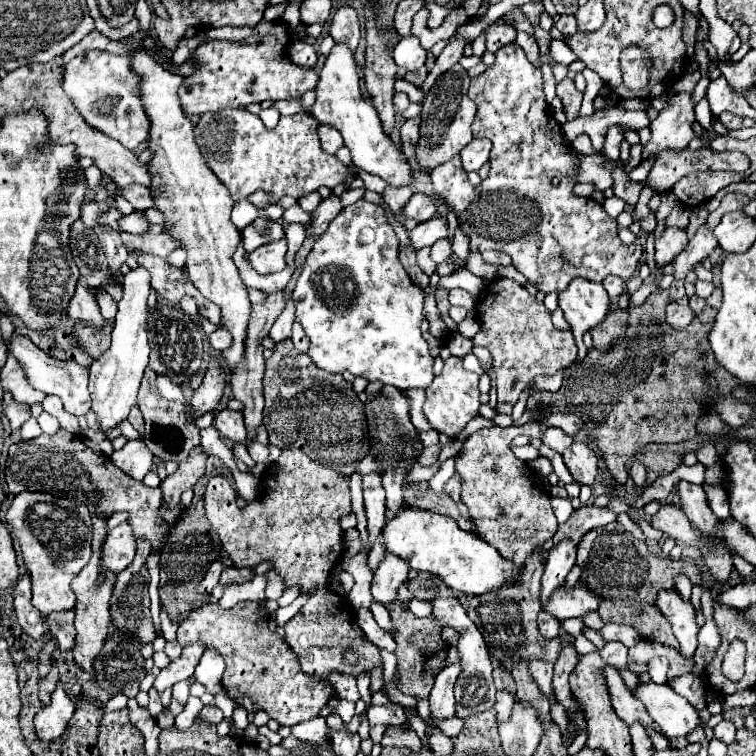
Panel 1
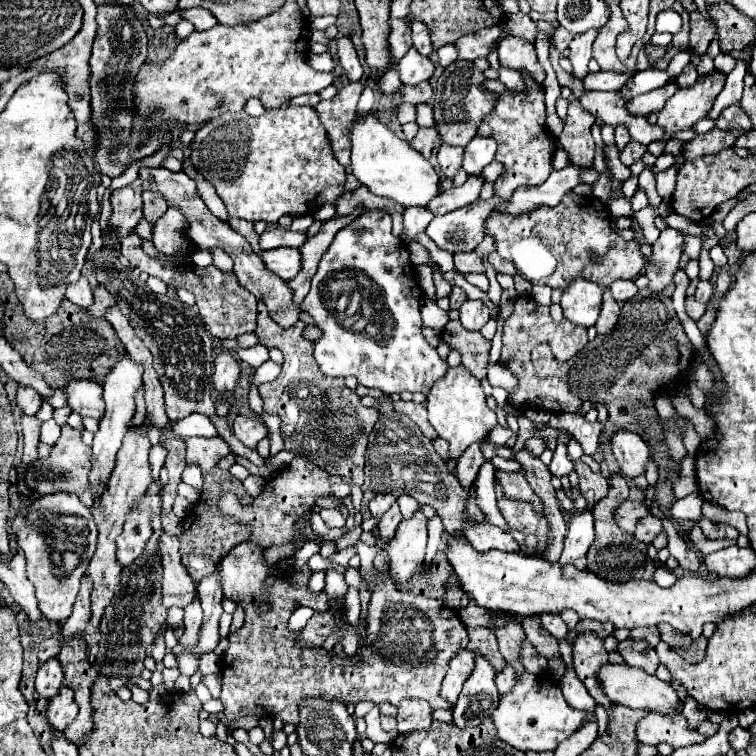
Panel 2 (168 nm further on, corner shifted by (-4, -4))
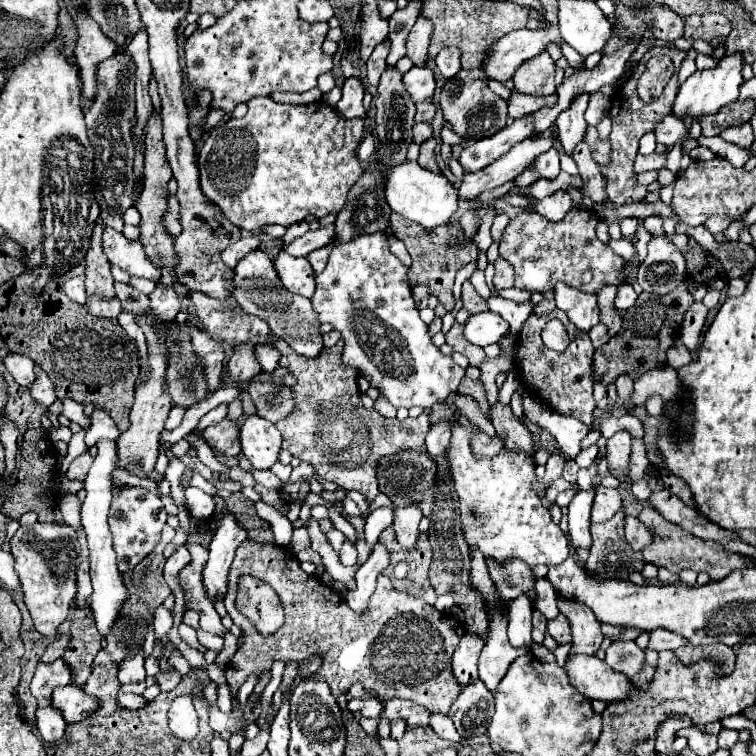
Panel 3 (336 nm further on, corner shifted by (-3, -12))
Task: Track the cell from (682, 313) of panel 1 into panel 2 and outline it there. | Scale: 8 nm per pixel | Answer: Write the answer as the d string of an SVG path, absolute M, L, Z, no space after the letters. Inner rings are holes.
M687 298L685 308L687 308L687 314L689 314L693 320L699 320L699 318L703 316L703 312L705 312L705 304L695 302L695 298Z

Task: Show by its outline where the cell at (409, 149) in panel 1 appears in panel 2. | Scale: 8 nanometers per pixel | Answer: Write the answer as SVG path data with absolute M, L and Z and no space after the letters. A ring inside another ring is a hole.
M419 128L417 136L411 140L411 146L413 146L415 150L419 150L425 158L429 158L429 156L431 156L431 152L433 152L435 140L437 140L435 128Z

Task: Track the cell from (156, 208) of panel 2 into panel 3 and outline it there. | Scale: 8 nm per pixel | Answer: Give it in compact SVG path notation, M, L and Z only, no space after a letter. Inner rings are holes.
M168 196L168 212L164 214L164 226L172 236L178 236L178 232L182 232L182 224L180 224L180 204L176 196Z

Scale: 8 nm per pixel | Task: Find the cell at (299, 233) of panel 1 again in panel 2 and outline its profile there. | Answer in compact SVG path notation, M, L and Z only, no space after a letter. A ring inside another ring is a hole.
M312 214L303 215L303 217L295 217L292 221L290 229L293 231L307 231L310 225L315 221Z

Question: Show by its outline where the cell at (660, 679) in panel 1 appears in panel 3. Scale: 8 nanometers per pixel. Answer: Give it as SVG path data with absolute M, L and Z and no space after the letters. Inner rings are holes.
M614 640L610 648L606 650L606 664L614 668L616 672L622 672L624 676L632 678L640 672L640 666L644 662L644 652L636 646L636 642L628 640Z

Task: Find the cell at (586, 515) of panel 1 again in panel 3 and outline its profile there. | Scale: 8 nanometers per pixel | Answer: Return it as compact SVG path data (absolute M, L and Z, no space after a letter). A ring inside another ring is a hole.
M646 506L640 512L640 522L652 532L653 542L647 547L647 551L642 551L643 561L648 564L652 562L654 566L664 566L670 572L680 572L680 570L694 570L694 572L706 572L712 580L722 580L726 578L732 570L736 568L752 568L752 560L742 556L742 554L734 554L730 550L726 550L722 544L712 542L712 540L700 540L692 534L688 534L686 530L682 530L676 524L670 524L668 520L664 520L654 508Z

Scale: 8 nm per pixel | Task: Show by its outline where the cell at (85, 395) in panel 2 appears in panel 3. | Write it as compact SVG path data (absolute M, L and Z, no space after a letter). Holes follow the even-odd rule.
M96 408L91 416L91 427L85 434L86 446L91 448L100 438L110 438L110 440L116 438L118 440L118 436L120 436L120 430L114 424L114 420L102 408Z

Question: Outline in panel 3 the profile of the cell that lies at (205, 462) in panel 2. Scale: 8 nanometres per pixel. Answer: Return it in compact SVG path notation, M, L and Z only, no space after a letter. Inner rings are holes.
M226 416L222 422L204 430L204 440L210 448L220 450L224 456L238 456L242 452L238 444L238 426L240 420L230 420L230 416Z

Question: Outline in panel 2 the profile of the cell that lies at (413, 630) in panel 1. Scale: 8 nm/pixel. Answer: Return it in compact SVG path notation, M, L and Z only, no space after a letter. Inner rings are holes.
M243 542L223 556L217 566L224 596L230 600L241 597L241 606L245 608L245 624L229 634L229 648L219 660L223 678L221 702L229 722L243 716L257 716L281 718L283 724L297 726L299 704L315 696L339 700L345 706L355 706L363 700L397 706L403 698L421 698L427 700L431 708L451 708L451 704L439 696L441 680L447 674L449 660L469 644L467 630L455 610L449 610L439 600L405 594L397 590L387 576L379 574L377 588L369 602L363 662L353 664L347 658L329 656L325 650L309 650L295 644L295 634L287 632L287 620L295 602L311 606L315 612L325 612L325 592L291 586L289 574L293 570L283 566L267 568L261 564L261 554L263 550L257 544ZM267 576L275 576L271 590L263 588ZM259 604L269 604L269 612L259 612Z

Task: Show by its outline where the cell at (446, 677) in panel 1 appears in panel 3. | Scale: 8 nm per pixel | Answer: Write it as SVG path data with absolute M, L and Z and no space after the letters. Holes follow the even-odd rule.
M464 634L456 652L454 652L454 676L456 680L466 686L478 678L478 656L482 650L484 638L478 634Z

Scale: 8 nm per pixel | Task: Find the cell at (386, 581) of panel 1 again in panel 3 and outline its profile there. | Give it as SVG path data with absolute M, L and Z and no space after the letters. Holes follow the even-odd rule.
M404 506L394 510L394 530L400 546L416 546L418 542L418 522L422 520L422 512L418 506Z

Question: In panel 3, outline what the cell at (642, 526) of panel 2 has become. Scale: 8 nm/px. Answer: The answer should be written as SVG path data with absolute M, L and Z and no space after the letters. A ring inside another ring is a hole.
M626 516L624 520L624 530L626 530L626 542L634 548L634 550L644 550L650 542L652 542L652 534L650 530L634 516Z

